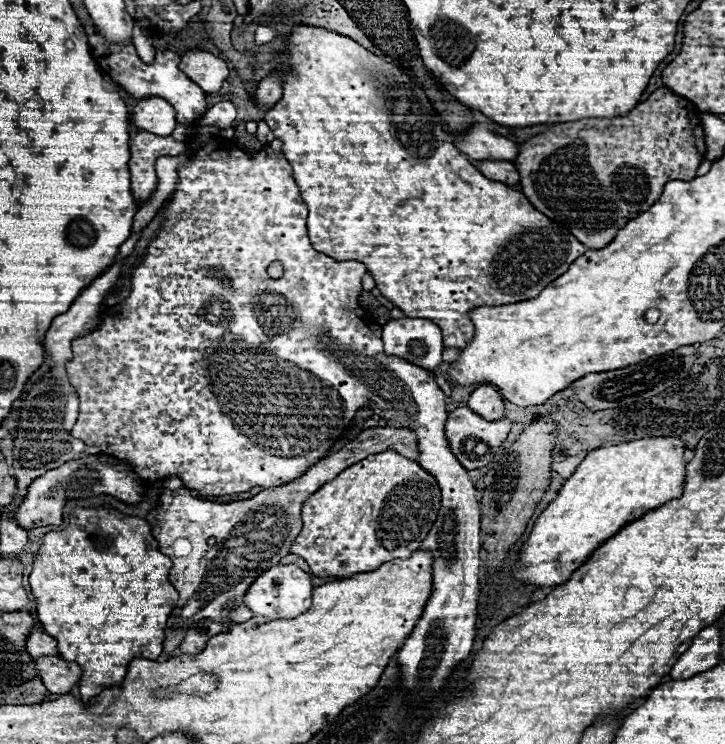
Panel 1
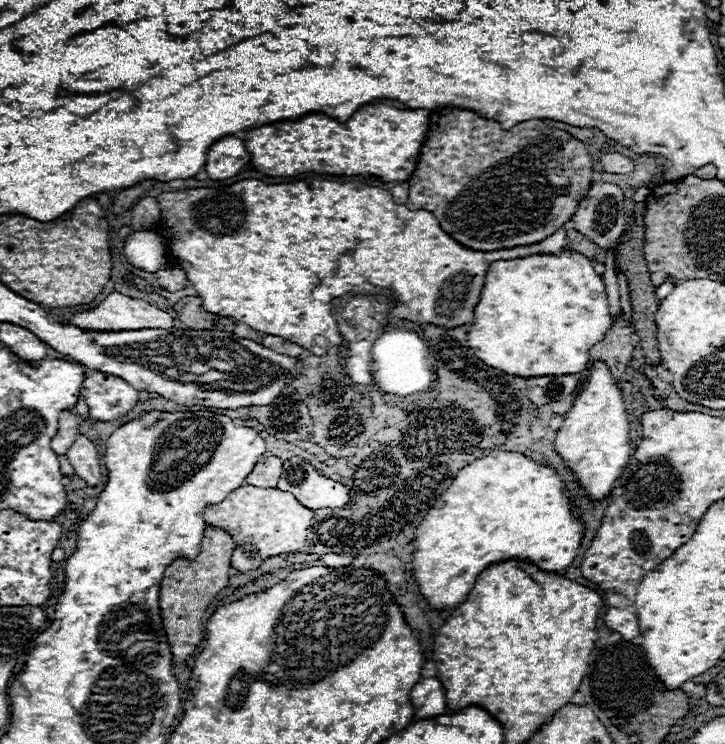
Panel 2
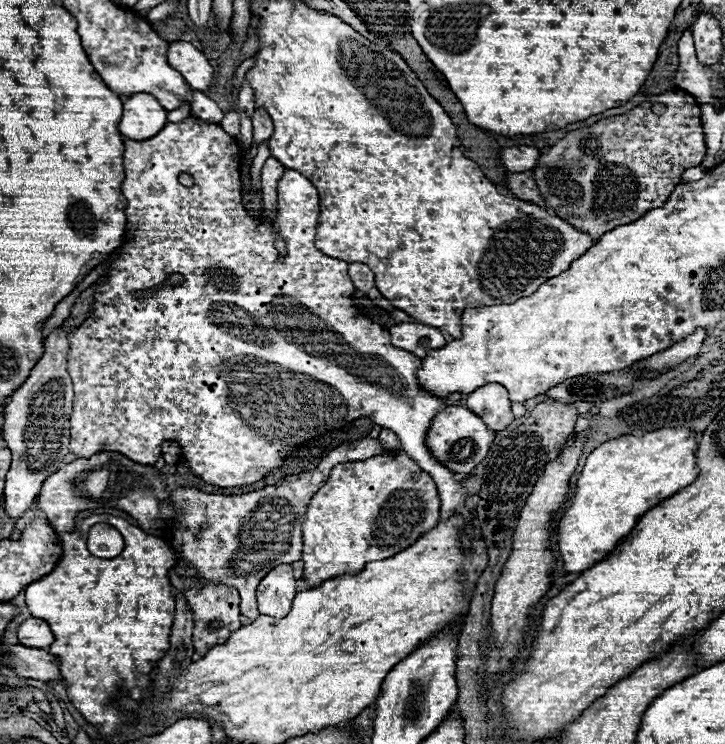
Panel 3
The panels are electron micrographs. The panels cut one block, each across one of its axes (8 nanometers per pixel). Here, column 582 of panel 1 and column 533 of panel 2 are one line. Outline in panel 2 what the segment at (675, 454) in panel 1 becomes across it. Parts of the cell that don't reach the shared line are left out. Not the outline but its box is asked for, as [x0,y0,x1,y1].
[414,452,586,610]

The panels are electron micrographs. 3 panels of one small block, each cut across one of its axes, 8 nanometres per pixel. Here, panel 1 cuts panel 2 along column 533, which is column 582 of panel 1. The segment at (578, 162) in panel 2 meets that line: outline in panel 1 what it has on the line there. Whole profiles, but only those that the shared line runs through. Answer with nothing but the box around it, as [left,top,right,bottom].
[514,88,706,250]

